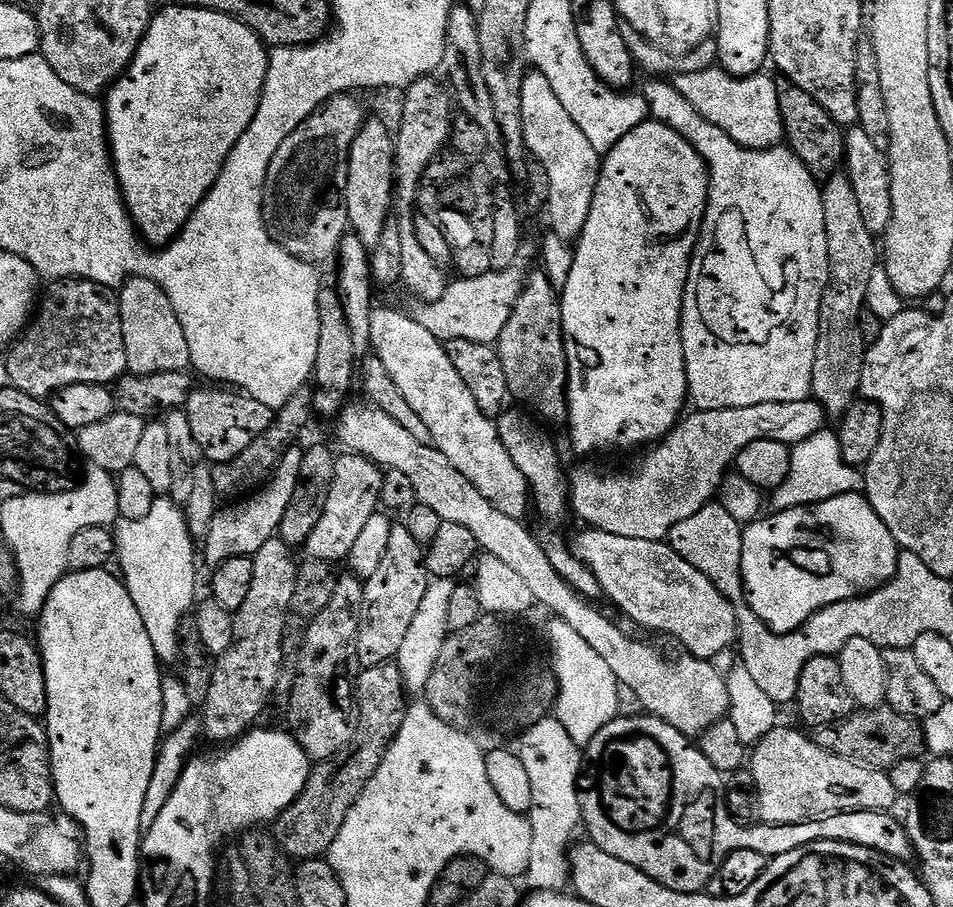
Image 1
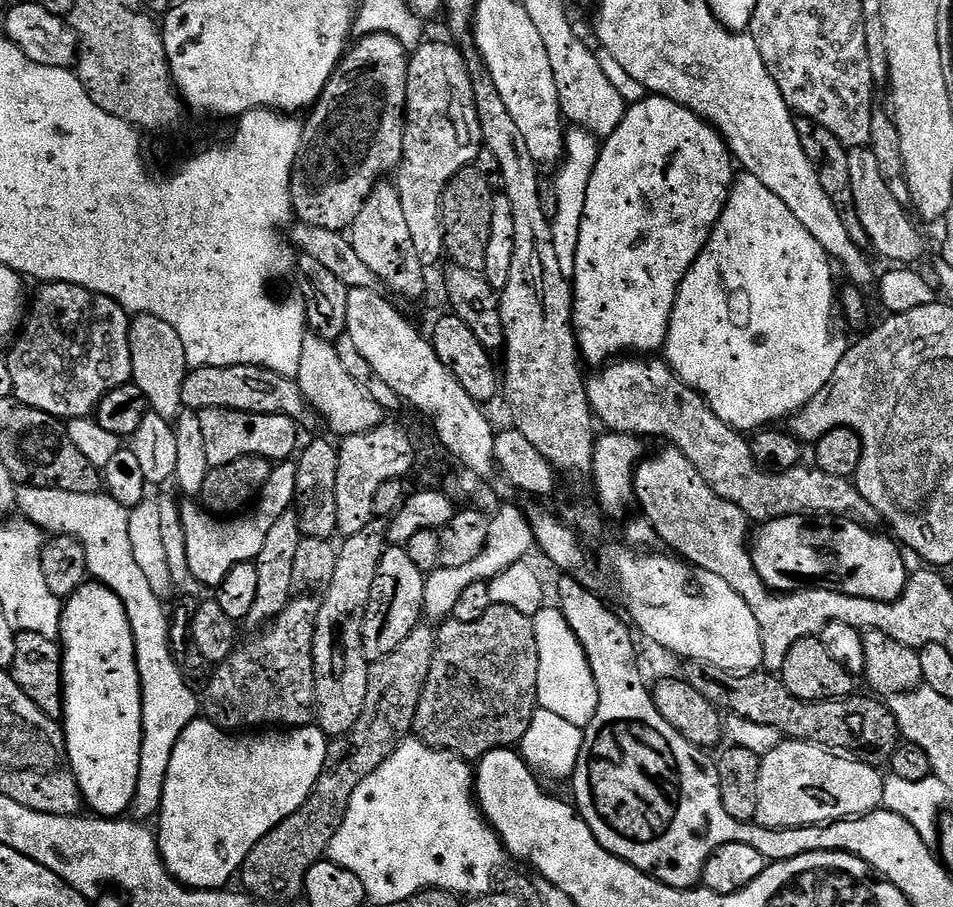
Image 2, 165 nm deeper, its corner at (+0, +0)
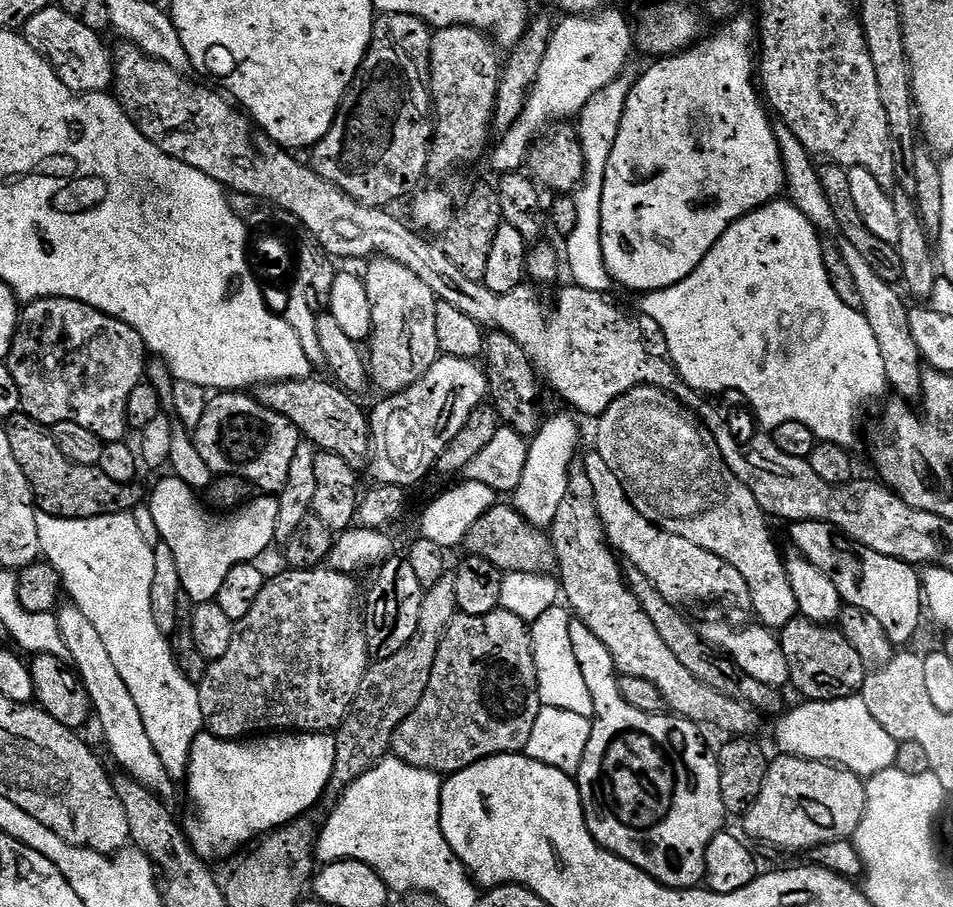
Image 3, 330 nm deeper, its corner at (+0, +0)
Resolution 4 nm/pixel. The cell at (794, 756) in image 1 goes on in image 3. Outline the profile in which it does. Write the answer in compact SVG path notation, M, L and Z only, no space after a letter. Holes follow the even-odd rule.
M787 754L777 757L768 765L762 794L758 794L758 798L742 817L745 830L756 840L765 840L776 848L789 848L792 852L800 852L803 848L821 848L823 844L851 837L863 820L867 798L865 781L845 768L823 760L803 760L801 756Z

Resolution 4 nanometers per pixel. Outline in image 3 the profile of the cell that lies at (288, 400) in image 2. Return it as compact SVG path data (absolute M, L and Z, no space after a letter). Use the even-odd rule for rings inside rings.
M309 378L306 380L279 380L273 384L262 384L255 389L254 395L263 406L282 414L295 426L305 441L315 445L320 452L338 454L353 466L369 459L372 451L372 425L367 411L363 412L349 393L335 383Z

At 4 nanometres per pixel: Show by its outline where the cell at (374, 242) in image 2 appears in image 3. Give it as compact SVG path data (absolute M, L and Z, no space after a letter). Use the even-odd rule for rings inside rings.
M376 258L368 266L368 273L363 273L362 276L372 311L372 335L370 337L372 353L367 353L366 368L370 373L371 383L373 380L381 388L381 393L405 392L421 380L426 370L430 370L430 366L434 366L434 362L442 355L438 346L438 326L434 326L434 314L438 301L434 290L430 290L430 286L426 286L426 282L422 282L422 278L418 278L418 274L414 274L414 270L410 270L402 262Z

